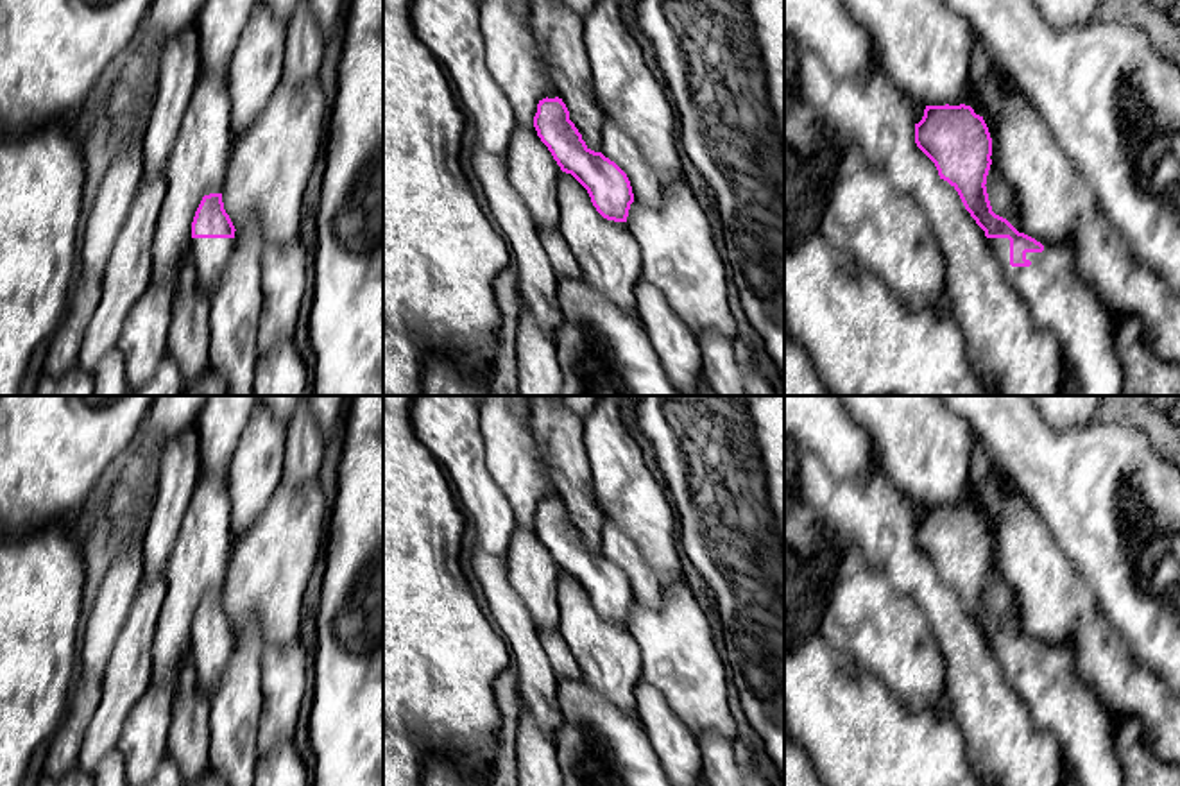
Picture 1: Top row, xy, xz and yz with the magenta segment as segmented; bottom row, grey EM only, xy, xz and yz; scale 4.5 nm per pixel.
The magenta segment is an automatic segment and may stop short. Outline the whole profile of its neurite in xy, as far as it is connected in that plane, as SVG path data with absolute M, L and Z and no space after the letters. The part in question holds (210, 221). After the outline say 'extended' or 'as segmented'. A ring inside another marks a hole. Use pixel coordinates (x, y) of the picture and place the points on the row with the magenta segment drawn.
M222 193L204 195L192 222L188 263L208 299L231 258L235 231Z; extended

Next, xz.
M562 98L539 100L534 127L560 170L571 174L587 190L596 211L607 220L627 222L634 202L627 174L586 145Z; as segmented

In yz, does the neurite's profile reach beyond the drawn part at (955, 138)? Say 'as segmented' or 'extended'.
extended

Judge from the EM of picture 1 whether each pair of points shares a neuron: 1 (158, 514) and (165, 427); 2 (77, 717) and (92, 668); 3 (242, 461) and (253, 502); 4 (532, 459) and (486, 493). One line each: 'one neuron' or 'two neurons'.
1: two neurons
2: one neuron
3: one neuron
4: two neurons

